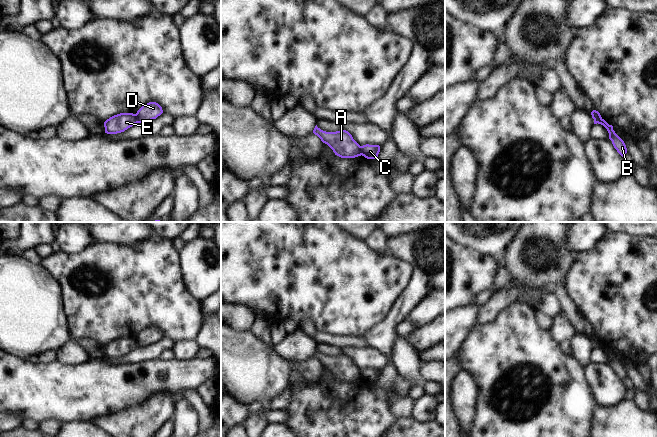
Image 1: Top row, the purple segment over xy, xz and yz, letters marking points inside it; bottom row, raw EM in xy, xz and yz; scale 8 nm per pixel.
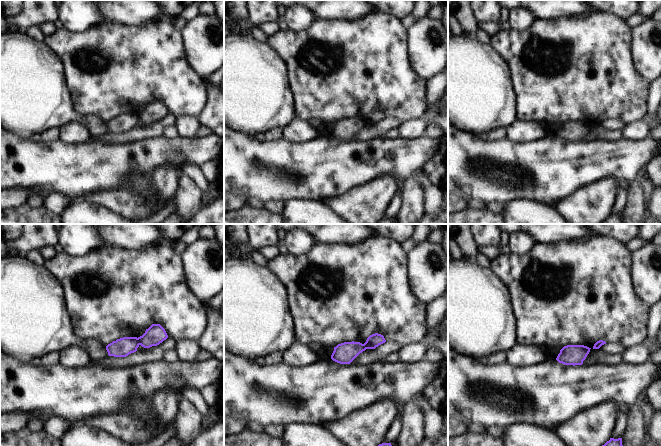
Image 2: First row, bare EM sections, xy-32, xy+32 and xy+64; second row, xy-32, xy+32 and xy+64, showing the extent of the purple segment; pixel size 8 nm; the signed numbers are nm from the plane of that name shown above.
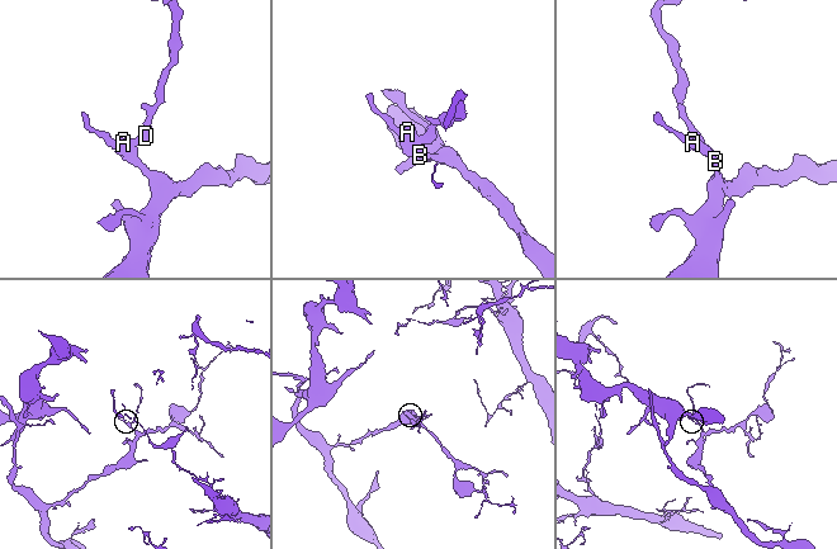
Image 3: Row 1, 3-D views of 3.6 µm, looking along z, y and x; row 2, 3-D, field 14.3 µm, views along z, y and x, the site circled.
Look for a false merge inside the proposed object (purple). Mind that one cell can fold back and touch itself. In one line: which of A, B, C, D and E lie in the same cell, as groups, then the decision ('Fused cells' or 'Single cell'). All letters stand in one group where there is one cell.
Groups: A B E / C D. Fused cells

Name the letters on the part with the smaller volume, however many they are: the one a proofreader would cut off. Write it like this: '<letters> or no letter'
C, D

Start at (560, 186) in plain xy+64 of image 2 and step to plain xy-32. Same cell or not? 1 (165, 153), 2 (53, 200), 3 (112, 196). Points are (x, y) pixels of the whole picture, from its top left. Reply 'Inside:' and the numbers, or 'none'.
Inside: 1

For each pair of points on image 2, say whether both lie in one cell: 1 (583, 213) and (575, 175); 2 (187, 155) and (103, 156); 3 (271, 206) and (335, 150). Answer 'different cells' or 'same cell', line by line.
1: different cells
2: same cell
3: different cells

